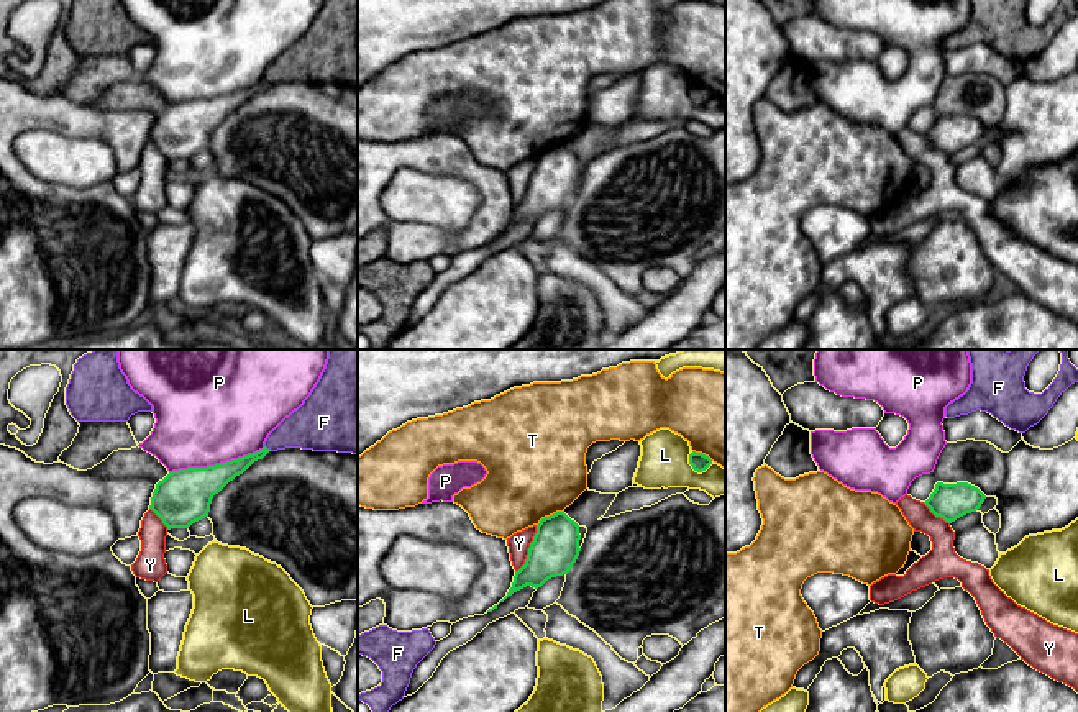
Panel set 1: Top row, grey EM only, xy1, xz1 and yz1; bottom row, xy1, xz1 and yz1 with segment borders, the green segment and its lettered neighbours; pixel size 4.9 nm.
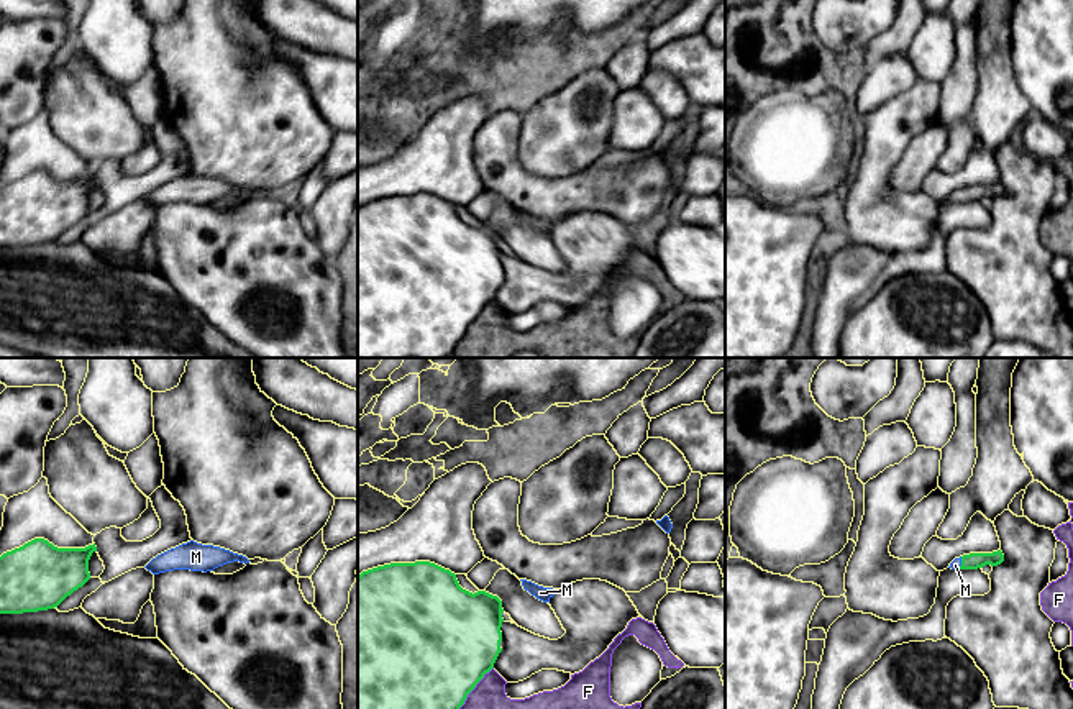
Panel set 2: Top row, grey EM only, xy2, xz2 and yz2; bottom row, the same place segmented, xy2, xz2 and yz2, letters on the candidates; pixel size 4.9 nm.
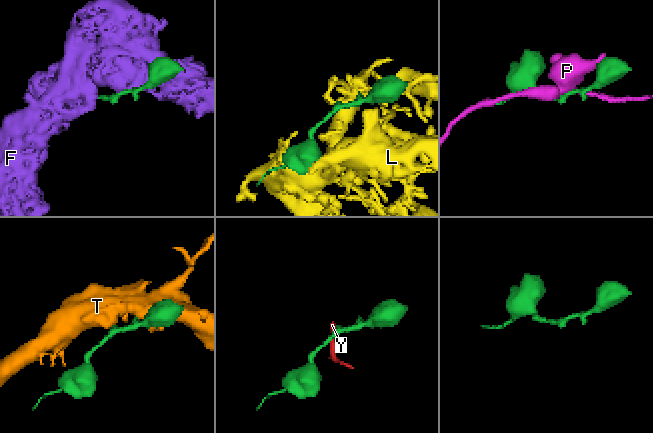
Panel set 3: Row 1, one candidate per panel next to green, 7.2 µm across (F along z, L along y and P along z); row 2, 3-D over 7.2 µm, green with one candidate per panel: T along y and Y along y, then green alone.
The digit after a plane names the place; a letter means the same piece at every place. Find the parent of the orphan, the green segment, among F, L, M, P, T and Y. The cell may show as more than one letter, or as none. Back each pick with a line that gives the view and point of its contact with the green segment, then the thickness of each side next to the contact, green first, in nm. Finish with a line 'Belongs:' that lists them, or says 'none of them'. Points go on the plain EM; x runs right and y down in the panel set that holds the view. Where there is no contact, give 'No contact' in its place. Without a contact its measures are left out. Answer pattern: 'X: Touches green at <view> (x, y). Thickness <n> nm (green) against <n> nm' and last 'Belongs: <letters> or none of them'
M: Touches green at yz2 (962, 196). Thickness 80 nm (green) against 50 nm
Belongs: M

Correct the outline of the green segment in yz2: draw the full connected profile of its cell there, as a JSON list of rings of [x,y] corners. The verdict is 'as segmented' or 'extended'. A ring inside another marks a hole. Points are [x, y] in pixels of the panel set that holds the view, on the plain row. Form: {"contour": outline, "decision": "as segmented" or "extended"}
{"contour": [[[1001,182],[993,185],[970,185],[960,190],[955,190],[948,200],[952,202],[978,202],[986,197],[998,199],[1004,194],[1004,187]]], "decision": "extended"}

